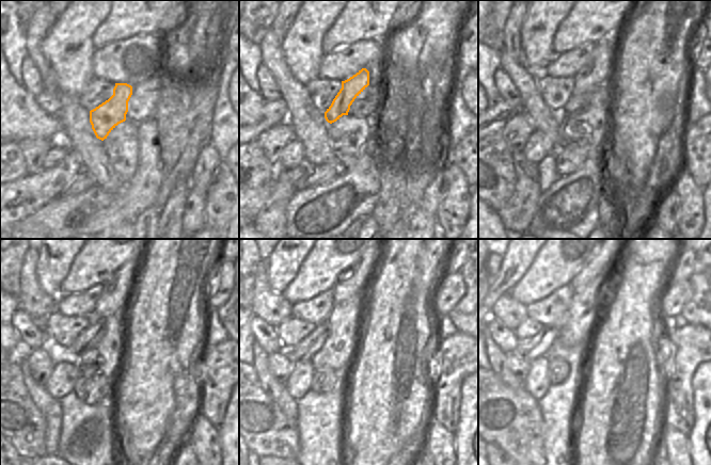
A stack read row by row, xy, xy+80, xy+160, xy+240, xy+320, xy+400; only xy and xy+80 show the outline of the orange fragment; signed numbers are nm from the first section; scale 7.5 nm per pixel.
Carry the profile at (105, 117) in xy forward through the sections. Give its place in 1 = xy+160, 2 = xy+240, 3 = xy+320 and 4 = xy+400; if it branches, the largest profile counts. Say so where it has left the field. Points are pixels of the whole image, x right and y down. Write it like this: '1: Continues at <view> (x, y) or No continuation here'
1: Continues at xy+160 (598, 69)
2: Continues at xy+240 (115, 291)
3: Continues at xy+320 (350, 283)
4: Continues at xy+400 (596, 262)

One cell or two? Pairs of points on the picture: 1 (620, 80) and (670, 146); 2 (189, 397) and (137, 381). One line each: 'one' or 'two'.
1: one
2: one

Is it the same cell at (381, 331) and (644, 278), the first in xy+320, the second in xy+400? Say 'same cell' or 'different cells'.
same cell

